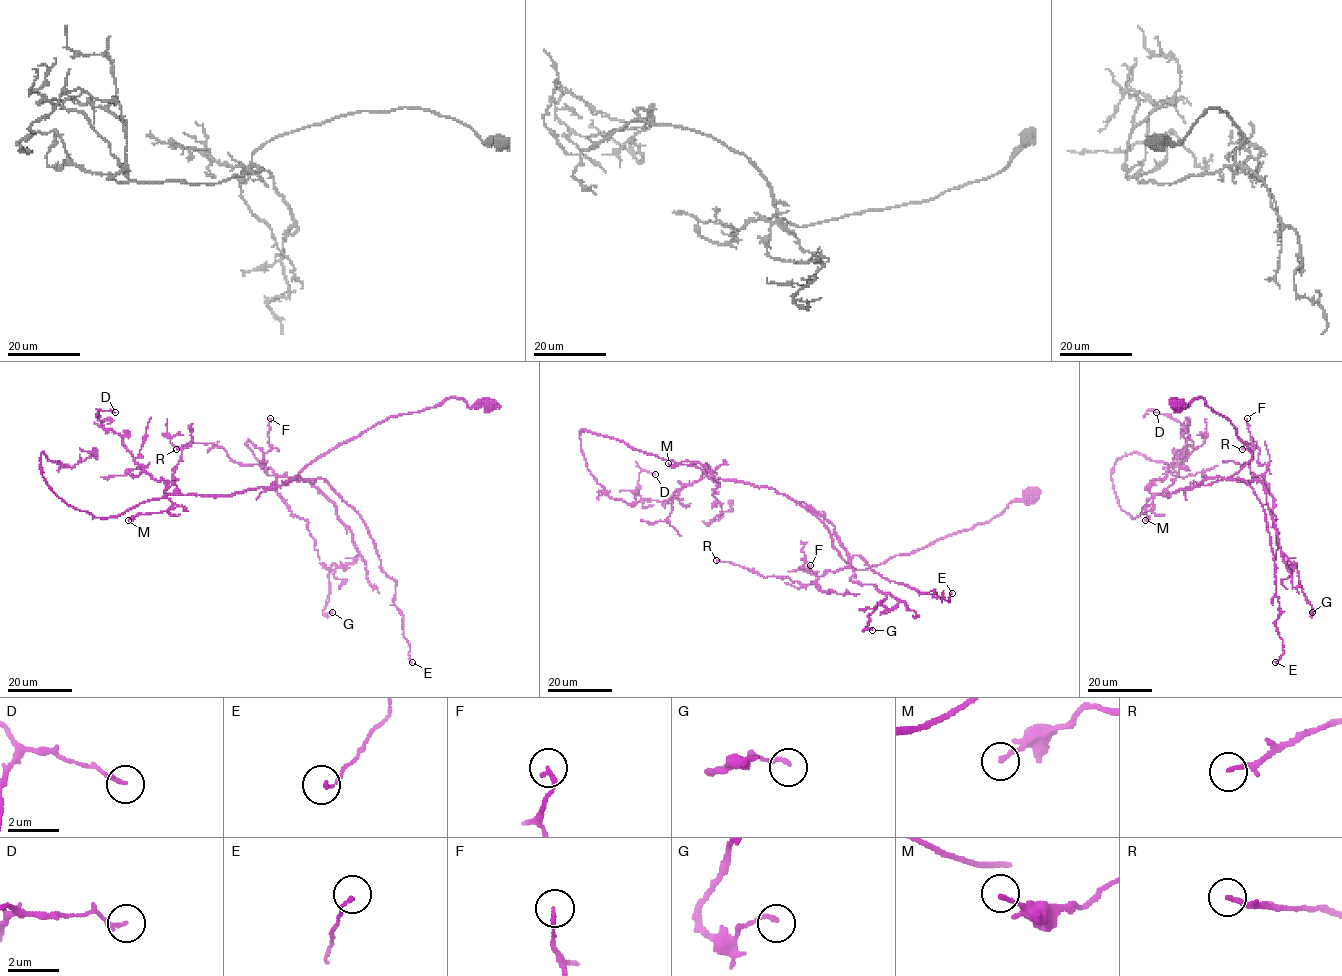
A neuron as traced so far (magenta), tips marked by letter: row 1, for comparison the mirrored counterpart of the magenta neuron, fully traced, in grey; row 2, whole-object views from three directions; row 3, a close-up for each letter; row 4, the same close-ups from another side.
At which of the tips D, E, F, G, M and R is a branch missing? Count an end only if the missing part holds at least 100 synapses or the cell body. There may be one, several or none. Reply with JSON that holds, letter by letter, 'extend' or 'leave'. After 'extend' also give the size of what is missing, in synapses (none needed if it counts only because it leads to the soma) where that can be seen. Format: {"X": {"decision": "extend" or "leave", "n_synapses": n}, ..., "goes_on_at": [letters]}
{"D": {"decision": "leave"}, "E": {"decision": "leave"}, "F": {"decision": "leave"}, "G": {"decision": "leave"}, "M": {"decision": "leave"}, "R": {"decision": "leave"}, "goes_on_at": []}

